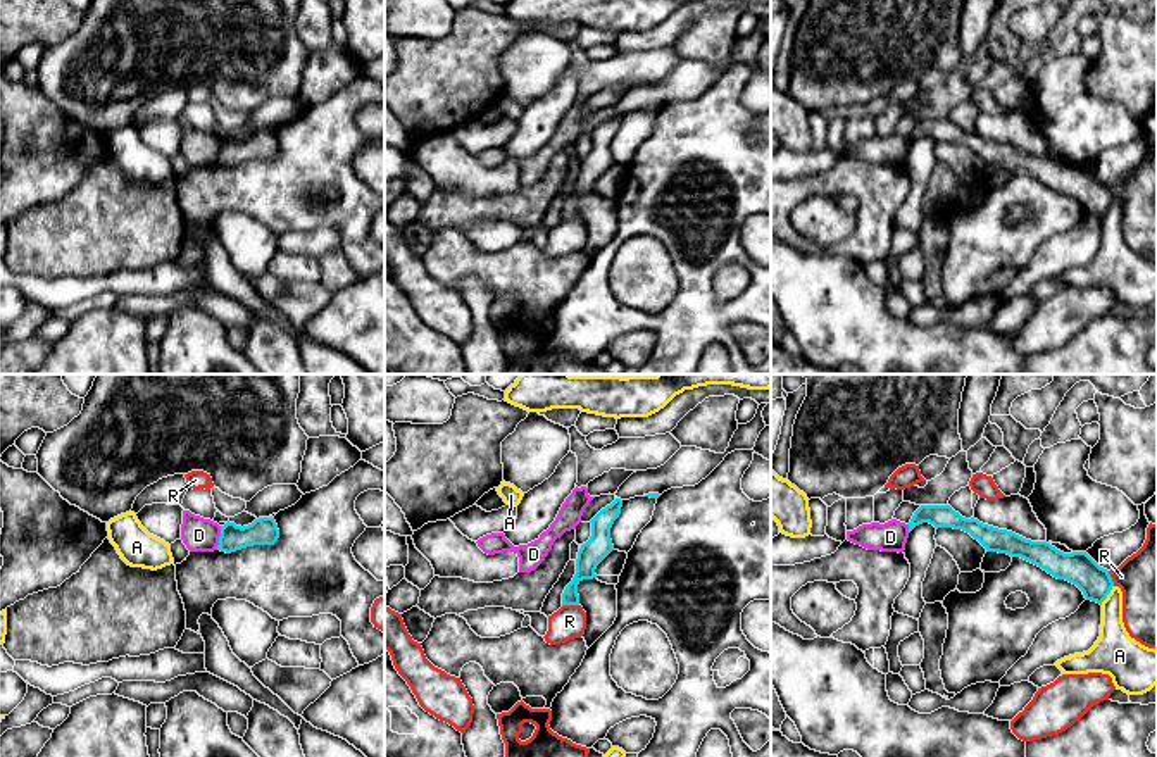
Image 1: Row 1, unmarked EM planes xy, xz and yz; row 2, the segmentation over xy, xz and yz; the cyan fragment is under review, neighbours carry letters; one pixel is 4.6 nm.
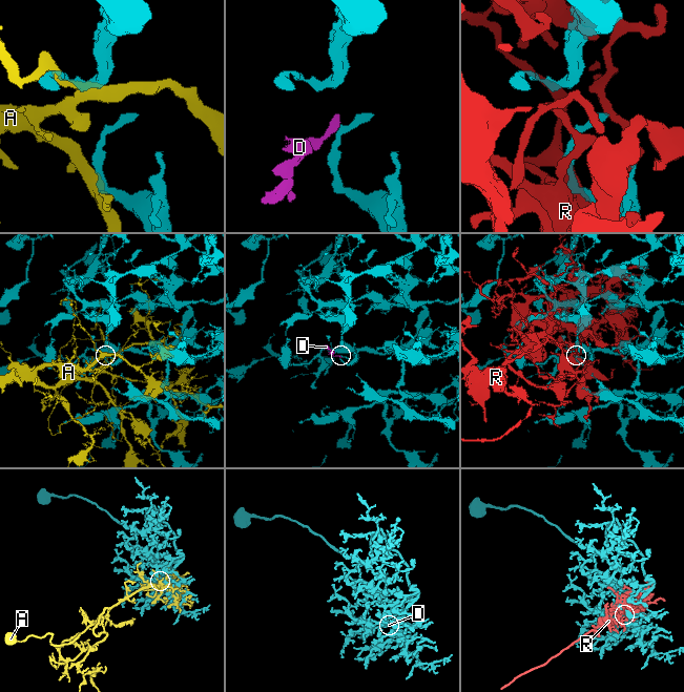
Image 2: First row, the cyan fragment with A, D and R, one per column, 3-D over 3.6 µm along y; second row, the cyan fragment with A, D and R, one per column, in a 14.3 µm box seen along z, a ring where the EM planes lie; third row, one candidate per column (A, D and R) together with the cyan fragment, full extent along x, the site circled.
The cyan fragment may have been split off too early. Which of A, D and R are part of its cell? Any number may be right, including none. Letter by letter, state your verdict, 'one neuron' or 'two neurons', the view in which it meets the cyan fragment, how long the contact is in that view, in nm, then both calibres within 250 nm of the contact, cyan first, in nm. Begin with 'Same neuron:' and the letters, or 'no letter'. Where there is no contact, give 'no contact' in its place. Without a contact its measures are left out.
Same neuron: no letter
A: two neurons | yz | 110 nm | 160/170 nm
D: two neurons | xy | 110 nm | 130/160 nm
R: two neurons | xz | 80 nm | 120/160 nm

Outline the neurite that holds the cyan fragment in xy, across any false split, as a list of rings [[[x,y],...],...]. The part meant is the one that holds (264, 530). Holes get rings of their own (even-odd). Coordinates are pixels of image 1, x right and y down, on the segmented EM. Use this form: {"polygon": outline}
{"polygon": [[[259,517],[248,526],[226,522],[221,526],[217,550],[231,554],[253,545],[274,545],[279,538],[279,529],[274,517]]]}

